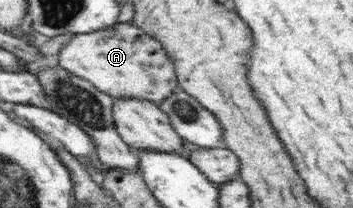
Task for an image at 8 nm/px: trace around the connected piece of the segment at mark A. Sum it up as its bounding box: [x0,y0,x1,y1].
[58,22,180,103]

